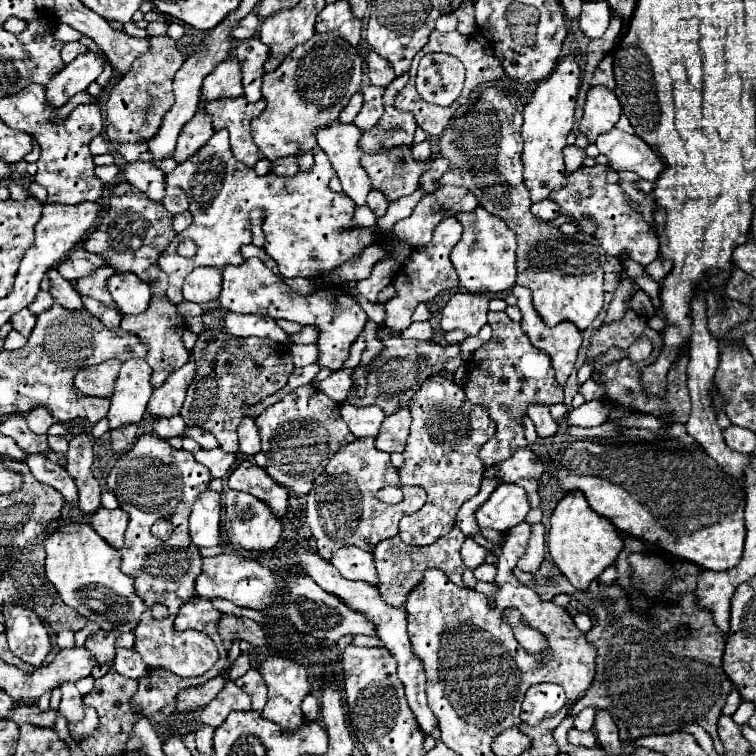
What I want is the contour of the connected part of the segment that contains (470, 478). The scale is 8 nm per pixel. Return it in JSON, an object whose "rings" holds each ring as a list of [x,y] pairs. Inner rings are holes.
{"rings":[[[434,375],[428,377],[418,393],[414,395],[410,403],[410,413],[412,413],[412,427],[410,427],[410,437],[408,445],[404,451],[404,467],[398,471],[400,481],[404,485],[418,485],[428,493],[428,499],[424,507],[400,521],[400,537],[408,545],[430,545],[434,543],[440,535],[446,535],[456,521],[456,513],[460,505],[468,499],[472,499],[482,483],[484,477],[484,463],[478,459],[478,451],[482,443],[486,443],[494,433],[496,433],[496,421],[490,417],[490,411],[482,405],[474,405],[466,399],[462,387],[454,383],[448,377]]]}

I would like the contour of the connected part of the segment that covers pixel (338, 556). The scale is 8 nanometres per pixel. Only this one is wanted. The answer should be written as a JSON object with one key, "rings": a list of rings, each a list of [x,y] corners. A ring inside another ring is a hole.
{"rings":[[[340,547],[340,551],[332,553],[330,565],[338,569],[338,573],[346,579],[360,579],[370,585],[376,585],[376,569],[374,559],[368,551],[358,547]]]}

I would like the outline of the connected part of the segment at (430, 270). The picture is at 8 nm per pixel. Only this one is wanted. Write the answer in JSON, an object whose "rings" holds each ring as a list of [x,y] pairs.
{"rings":[[[456,217],[444,219],[444,223],[436,227],[432,243],[428,247],[420,247],[412,251],[410,261],[400,269],[400,273],[394,279],[398,293],[386,301],[386,325],[390,329],[404,331],[412,323],[410,315],[418,303],[426,303],[434,299],[440,291],[458,287],[458,275],[454,269],[450,269],[450,251],[460,241],[460,237],[462,237],[462,225],[458,223],[458,219]]]}

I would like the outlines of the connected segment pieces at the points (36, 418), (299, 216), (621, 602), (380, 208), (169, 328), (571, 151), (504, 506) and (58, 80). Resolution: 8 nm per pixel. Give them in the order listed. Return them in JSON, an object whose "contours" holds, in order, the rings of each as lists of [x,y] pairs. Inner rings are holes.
{"contours":[[[[44,407],[32,409],[32,411],[26,415],[26,419],[28,419],[28,427],[30,427],[34,433],[46,433],[48,427],[54,423],[54,417],[52,417],[50,411],[44,409]]],[[[218,131],[192,159],[180,163],[172,173],[166,175],[168,185],[172,183],[184,189],[190,201],[190,213],[194,217],[192,225],[178,233],[158,259],[158,267],[166,271],[170,279],[166,295],[172,303],[182,301],[180,289],[184,277],[192,269],[200,265],[240,265],[244,261],[240,247],[252,241],[252,209],[264,211],[264,251],[278,263],[284,277],[320,277],[376,241],[372,229],[348,229],[352,225],[354,203],[348,199],[348,195],[334,193],[328,187],[334,169],[326,153],[316,145],[313,155],[312,169],[298,173],[292,179],[280,179],[272,173],[258,177],[252,167],[244,167],[244,163],[234,159],[228,143],[228,131]],[[182,239],[192,239],[196,243],[198,251],[194,257],[182,257],[176,253],[176,245]]],[[[596,579],[590,583],[586,593],[578,593],[572,583],[566,581],[566,593],[574,595],[584,607],[588,607],[596,619],[598,625],[592,627],[586,633],[586,641],[596,647],[596,677],[592,681],[592,695],[596,699],[578,699],[572,705],[572,715],[580,713],[584,707],[600,707],[610,711],[612,719],[618,723],[620,733],[632,733],[632,735],[622,735],[622,743],[634,743],[640,737],[646,735],[660,735],[660,733],[674,733],[680,729],[680,725],[688,723],[698,723],[704,727],[710,737],[714,739],[714,749],[716,753],[724,753],[722,741],[718,737],[718,717],[722,715],[722,707],[726,703],[726,697],[732,691],[732,681],[722,669],[722,655],[724,655],[724,633],[718,637],[718,627],[714,623],[714,617],[710,615],[708,609],[702,609],[696,605],[696,597],[692,593],[684,595],[684,603],[668,607],[663,603],[655,603],[650,609],[646,609],[641,615],[632,615],[626,599],[626,591],[622,591],[618,585],[604,585],[598,583]],[[680,625],[690,627],[688,637],[676,637],[676,629]]],[[[372,189],[372,191],[368,193],[368,203],[366,203],[366,205],[374,211],[374,215],[376,215],[376,217],[382,217],[382,215],[386,213],[388,203],[390,203],[390,201],[386,199],[386,195],[384,195],[382,191],[378,193],[376,189]]],[[[144,315],[140,317],[142,321],[126,321],[126,323],[120,323],[120,327],[124,331],[132,331],[134,335],[138,335],[144,343],[148,343],[148,353],[146,353],[146,363],[152,367],[152,385],[154,387],[160,387],[170,373],[174,373],[176,369],[180,369],[184,363],[188,363],[190,355],[182,343],[182,333],[186,327],[184,321],[178,317],[178,315]],[[150,319],[150,321],[146,321]]],[[[566,147],[564,149],[564,161],[566,161],[566,171],[574,171],[578,165],[582,165],[584,151],[580,147]]],[[[498,485],[494,493],[476,511],[476,523],[480,529],[498,529],[520,523],[530,511],[526,491],[518,485]]],[[[86,51],[78,55],[72,63],[68,63],[46,87],[46,99],[48,103],[62,107],[72,95],[84,91],[106,67],[108,59],[102,53]]]]}

